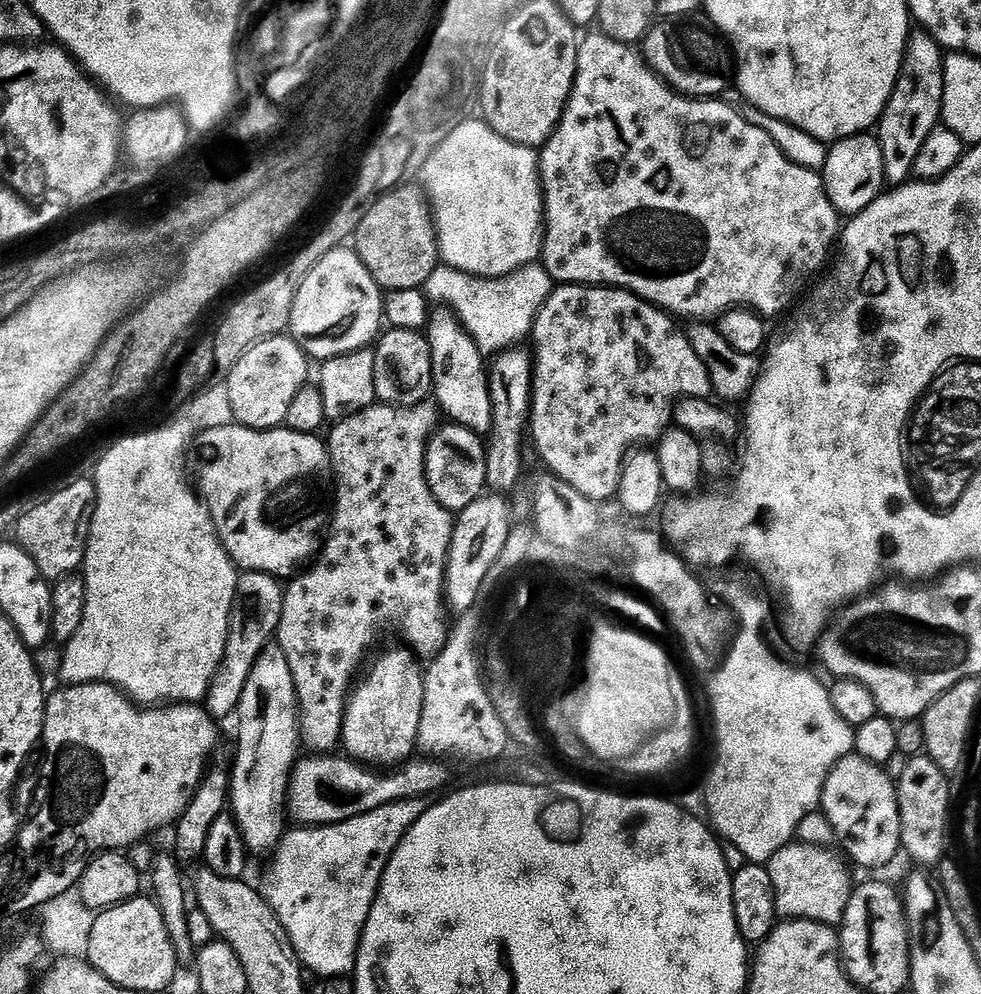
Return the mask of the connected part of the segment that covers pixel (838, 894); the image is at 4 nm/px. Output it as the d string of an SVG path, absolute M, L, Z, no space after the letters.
M793 842L768 860L766 867L770 882L774 882L777 917L816 920L820 924L839 926L852 897L854 882L848 878L843 862L832 852L827 847Z

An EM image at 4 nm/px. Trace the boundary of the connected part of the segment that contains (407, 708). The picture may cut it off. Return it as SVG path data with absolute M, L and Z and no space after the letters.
M407 647L404 648L396 648L393 652L384 652L380 657L377 658L376 661L373 662L372 665L369 663L367 665L368 673L361 675L359 679L355 681L354 687L351 689L347 705L344 709L344 726L342 729L342 744L349 753L352 753L357 759L372 762L368 760L378 760L380 762L384 762L386 766L395 765L397 762L403 762L409 757L413 755L412 752L416 748L416 744L418 745L418 741L420 740L420 719L422 718L422 710L424 709L424 673L425 669L420 668L421 661L417 659L415 655Z

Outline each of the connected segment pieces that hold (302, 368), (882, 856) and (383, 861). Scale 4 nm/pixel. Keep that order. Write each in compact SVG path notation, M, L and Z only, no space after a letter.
M288 334L269 336L265 340L257 342L249 349L238 363L231 365L228 376L228 404L232 407L235 423L237 425L254 428L257 430L271 430L279 428L287 421L290 414L290 406L294 398L309 383L308 380L308 356L300 349L299 339L291 340Z
M855 754L844 756L835 766L830 770L830 774L824 783L824 793L820 795L820 803L822 805L822 813L824 812L823 819L835 832L835 839L841 844L844 843L844 848L848 851L849 856L864 868L884 868L896 856L896 851L901 851L902 845L900 842L900 811L898 810L898 798L896 797L896 785L887 774L887 771L881 765L871 764L866 758L857 756Z
M415 796L409 800L378 806L378 810L358 814L337 824L296 826L293 832L291 829L285 833L274 854L276 861L264 876L262 895L282 922L294 946L296 957L309 973L317 972L315 975L320 978L347 977L355 969L360 936L370 918L372 903L376 900L386 866L402 838L412 829L414 822L418 822L418 818L428 812L429 807L429 801L425 797Z

